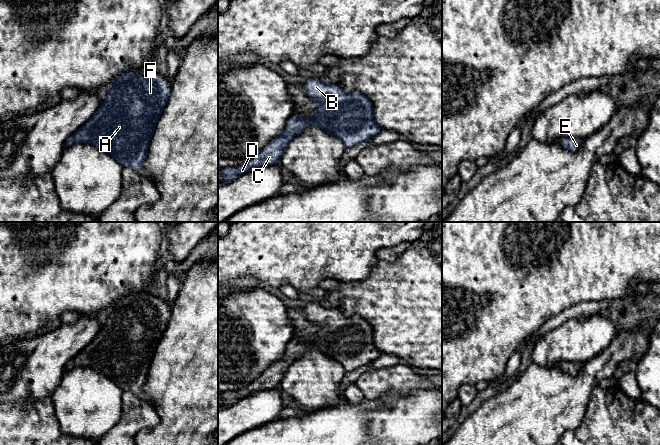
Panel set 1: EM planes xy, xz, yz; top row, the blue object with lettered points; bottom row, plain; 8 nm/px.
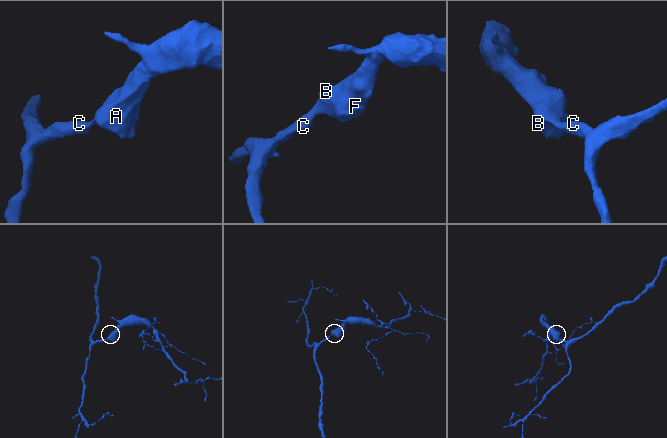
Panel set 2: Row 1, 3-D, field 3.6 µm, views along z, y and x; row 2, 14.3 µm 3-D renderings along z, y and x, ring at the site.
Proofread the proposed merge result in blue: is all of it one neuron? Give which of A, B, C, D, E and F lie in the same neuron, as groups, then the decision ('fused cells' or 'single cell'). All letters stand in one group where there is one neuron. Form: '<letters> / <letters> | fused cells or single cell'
A B C D E F | single cell

